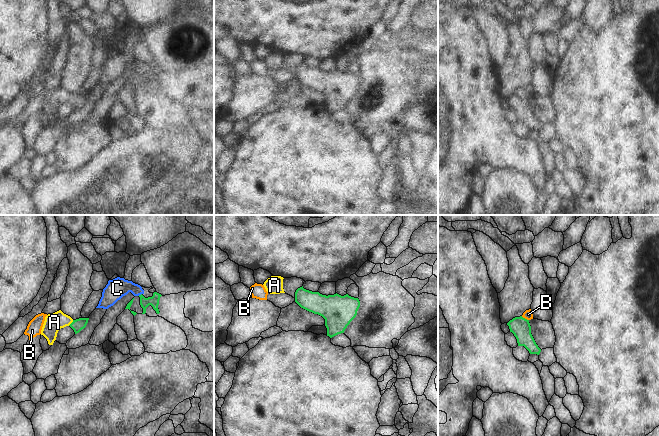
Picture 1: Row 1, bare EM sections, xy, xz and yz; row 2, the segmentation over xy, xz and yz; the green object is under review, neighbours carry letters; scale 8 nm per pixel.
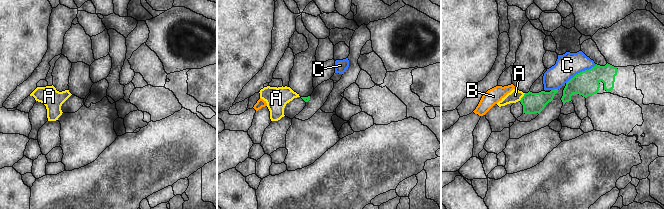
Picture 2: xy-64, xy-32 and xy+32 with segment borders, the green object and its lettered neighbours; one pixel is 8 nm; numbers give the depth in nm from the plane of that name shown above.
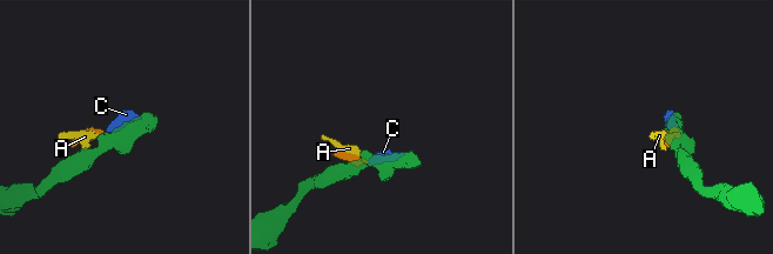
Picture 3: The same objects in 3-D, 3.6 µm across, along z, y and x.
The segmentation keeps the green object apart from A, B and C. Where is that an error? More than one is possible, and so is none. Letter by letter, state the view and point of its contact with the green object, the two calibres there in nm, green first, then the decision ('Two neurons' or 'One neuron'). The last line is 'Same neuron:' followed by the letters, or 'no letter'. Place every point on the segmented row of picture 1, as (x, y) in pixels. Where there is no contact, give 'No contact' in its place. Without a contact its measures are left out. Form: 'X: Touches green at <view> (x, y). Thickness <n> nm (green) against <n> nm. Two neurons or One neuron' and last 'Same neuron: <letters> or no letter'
A: Touches green at xy (71, 323). Thickness 100 nm (green) against 150 nm. One neuron
B: Touches green at yz (524, 318). Thickness 160 nm (green) against 80 nm. Two neurons
C: Touches green at xy (139, 295). Thickness 80 nm (green) against 160 nm. Two neurons
Same neuron: A.

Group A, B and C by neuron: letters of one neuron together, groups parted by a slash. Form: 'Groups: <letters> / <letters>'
Groups: A / B C.

